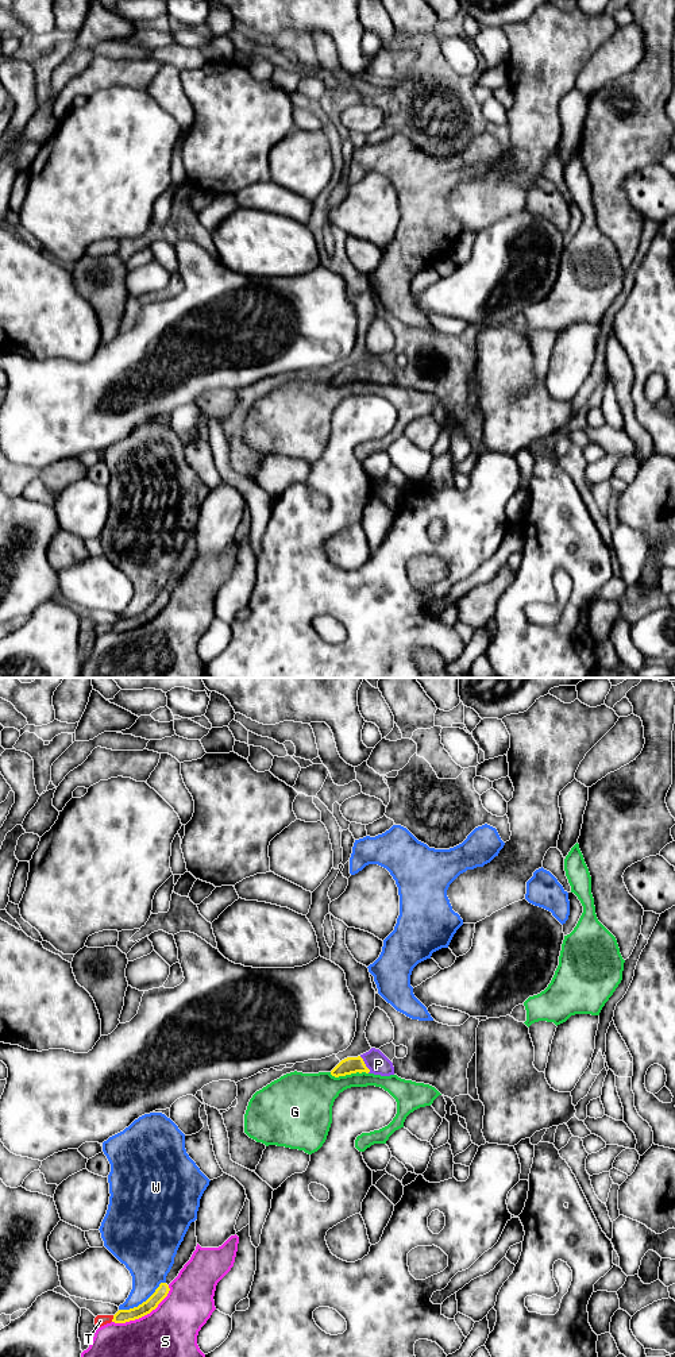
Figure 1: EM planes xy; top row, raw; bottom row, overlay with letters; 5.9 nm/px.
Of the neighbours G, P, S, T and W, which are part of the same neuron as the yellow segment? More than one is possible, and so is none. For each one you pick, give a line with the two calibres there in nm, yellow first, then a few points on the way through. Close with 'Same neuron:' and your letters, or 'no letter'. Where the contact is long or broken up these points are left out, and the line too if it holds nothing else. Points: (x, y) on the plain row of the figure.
P: Thickness 100 nm (yellow) against 130 nm. Path across: xy (348, 374), (365, 373), (378, 373)
Same neuron: P

